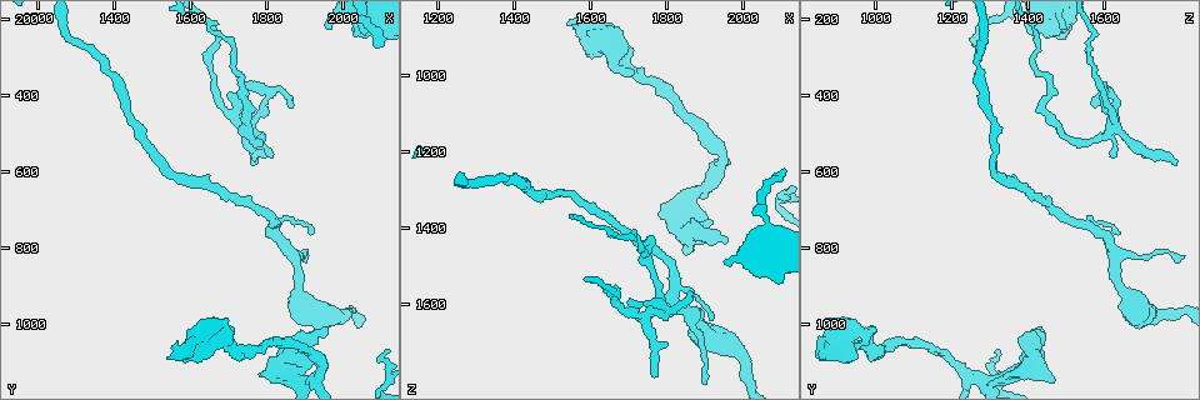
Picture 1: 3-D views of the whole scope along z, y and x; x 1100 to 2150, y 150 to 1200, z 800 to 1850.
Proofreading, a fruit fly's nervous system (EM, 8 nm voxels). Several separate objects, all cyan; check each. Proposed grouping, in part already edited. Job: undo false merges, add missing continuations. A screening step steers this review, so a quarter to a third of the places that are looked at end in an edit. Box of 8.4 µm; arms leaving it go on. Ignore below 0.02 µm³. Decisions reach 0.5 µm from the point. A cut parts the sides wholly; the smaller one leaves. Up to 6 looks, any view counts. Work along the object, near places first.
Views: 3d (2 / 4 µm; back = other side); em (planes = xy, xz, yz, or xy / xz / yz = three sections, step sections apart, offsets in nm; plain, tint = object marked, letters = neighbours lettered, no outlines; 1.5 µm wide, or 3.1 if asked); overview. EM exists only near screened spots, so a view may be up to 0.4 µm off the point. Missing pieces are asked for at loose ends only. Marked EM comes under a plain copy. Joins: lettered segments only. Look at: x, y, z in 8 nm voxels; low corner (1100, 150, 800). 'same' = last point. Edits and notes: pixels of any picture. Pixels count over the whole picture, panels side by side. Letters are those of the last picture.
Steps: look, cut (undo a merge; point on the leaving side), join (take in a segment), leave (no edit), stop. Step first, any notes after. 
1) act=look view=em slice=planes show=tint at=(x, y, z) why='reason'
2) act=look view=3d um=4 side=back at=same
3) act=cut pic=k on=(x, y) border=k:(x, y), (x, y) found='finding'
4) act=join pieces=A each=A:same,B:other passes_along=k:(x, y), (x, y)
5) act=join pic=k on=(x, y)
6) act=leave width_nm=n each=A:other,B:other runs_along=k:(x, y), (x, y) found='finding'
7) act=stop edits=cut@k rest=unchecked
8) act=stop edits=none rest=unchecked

act=look view=em slice=planes show=letters at=(1965, 225, 1505) why='an open end'

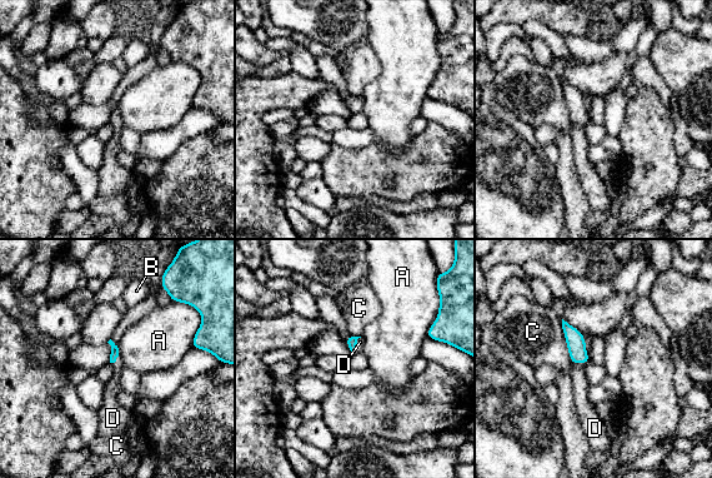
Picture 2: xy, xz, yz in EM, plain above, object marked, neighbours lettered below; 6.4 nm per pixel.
act=join pieces=D each=A:other,B:other,C:other,D:same passes_along=2:(351, 342), (356, 344), (360, 342) found='the neuron continues'

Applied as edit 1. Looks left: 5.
act=look view=3d um=4 at=(2005, 980, 1745)

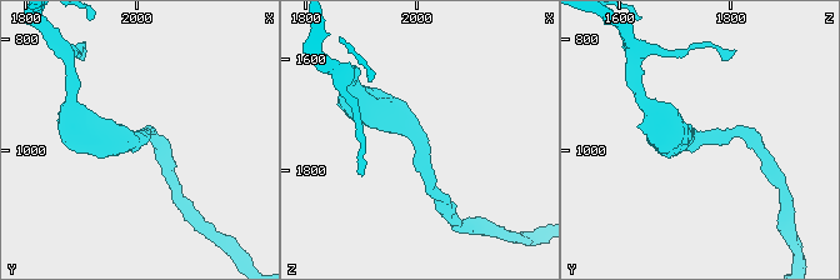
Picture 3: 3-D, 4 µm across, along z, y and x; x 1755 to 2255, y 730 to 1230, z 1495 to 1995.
act=look view=em slice=planes show=letters at=(2005, 975, 1750) why='need the tissue'

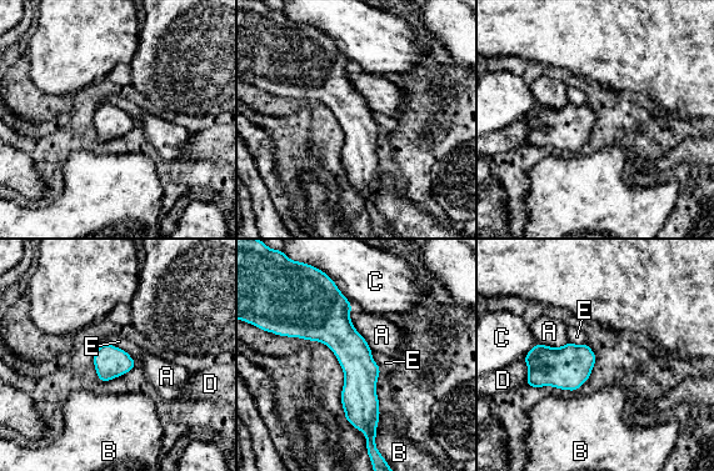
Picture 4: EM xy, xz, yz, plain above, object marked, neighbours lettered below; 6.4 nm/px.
act=leave width_nm=170 each=A:other,B:other,C:other,D:other,E:other runs_along=4:(330, 289), (370, 432) found='continuous, no second neuron'

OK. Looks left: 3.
act=stop edits=join@2 rest=unchecked

